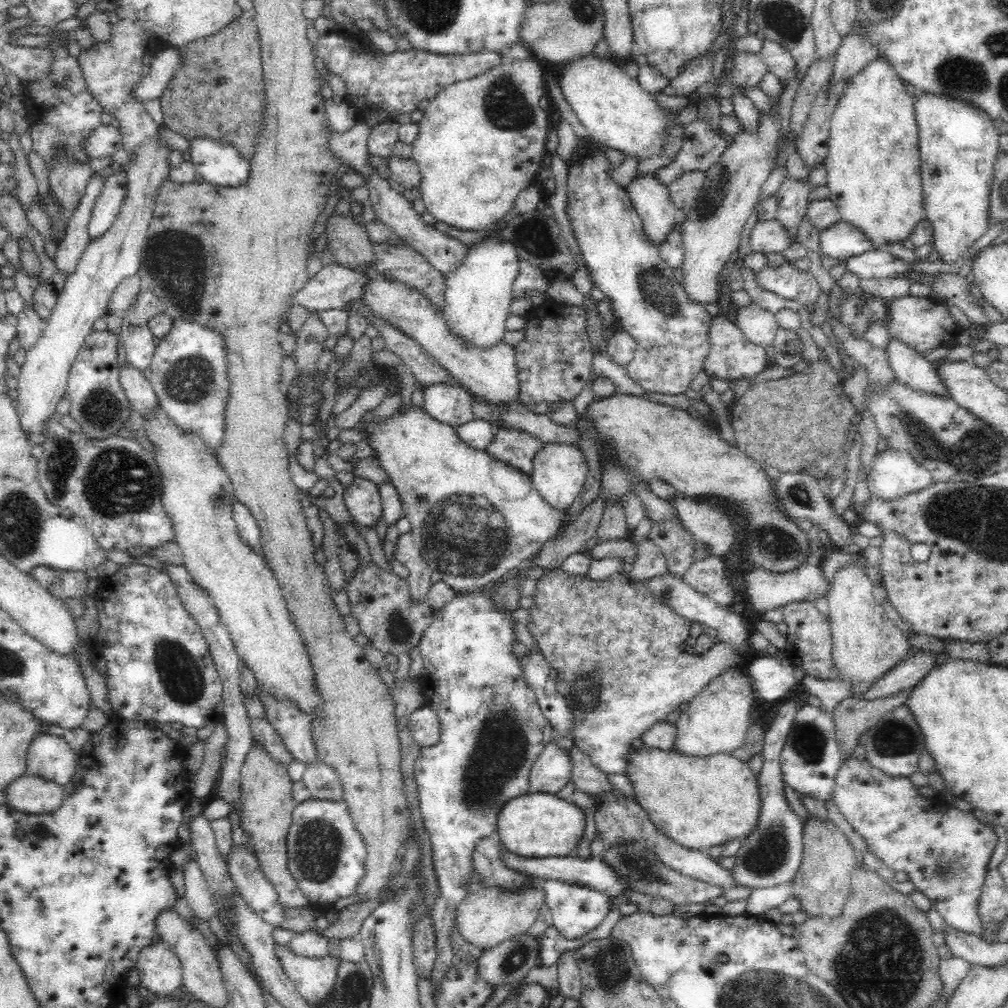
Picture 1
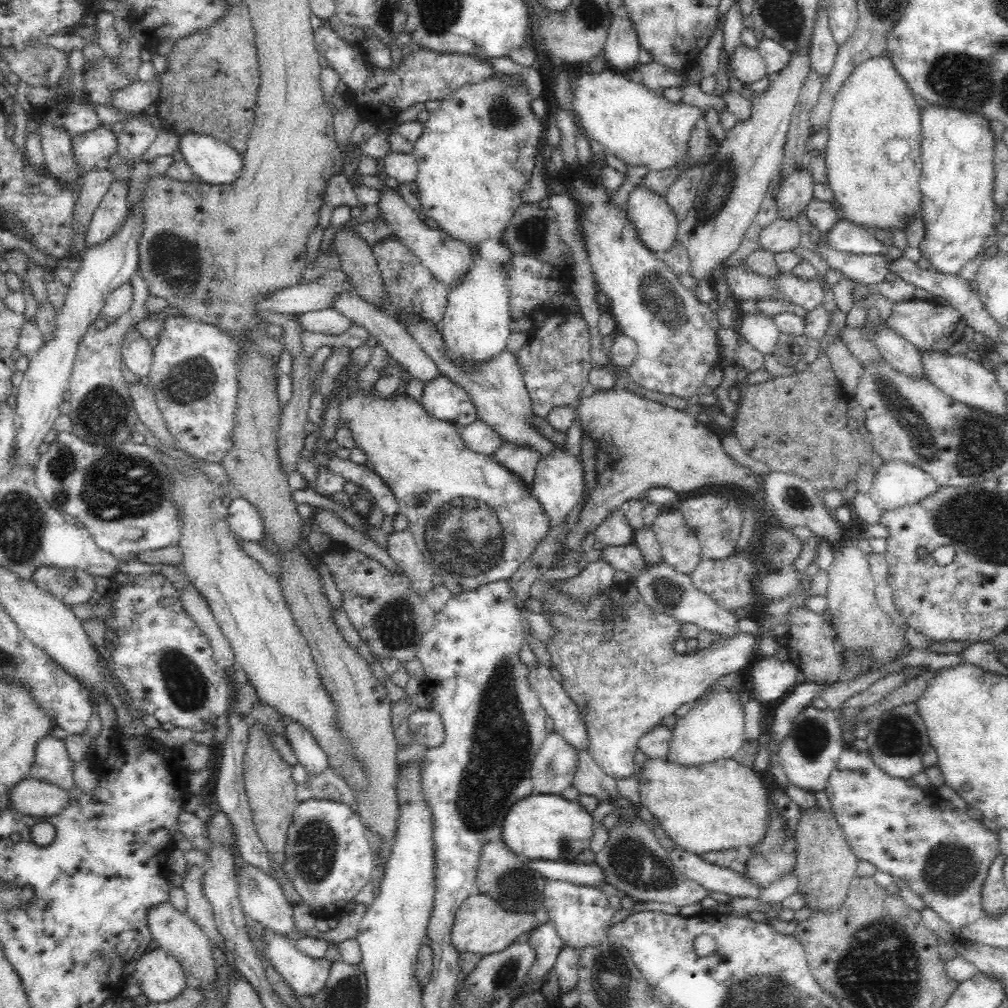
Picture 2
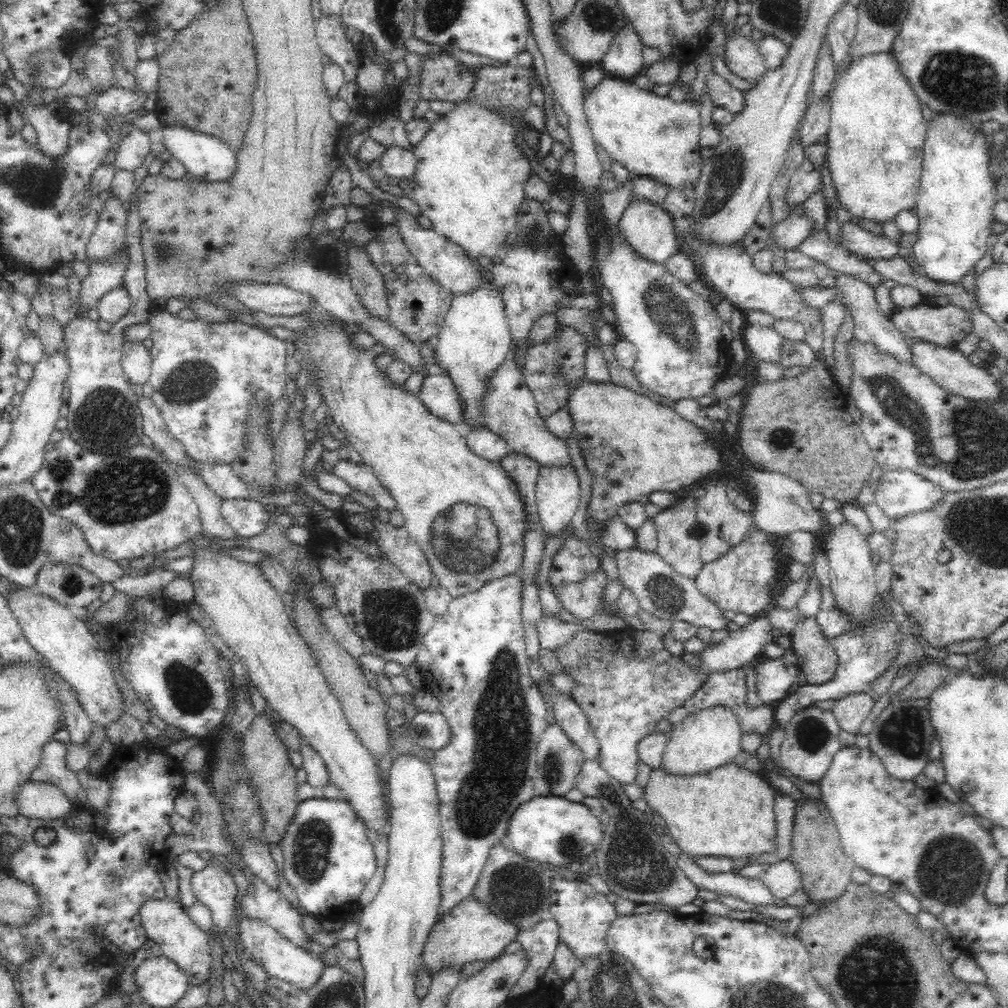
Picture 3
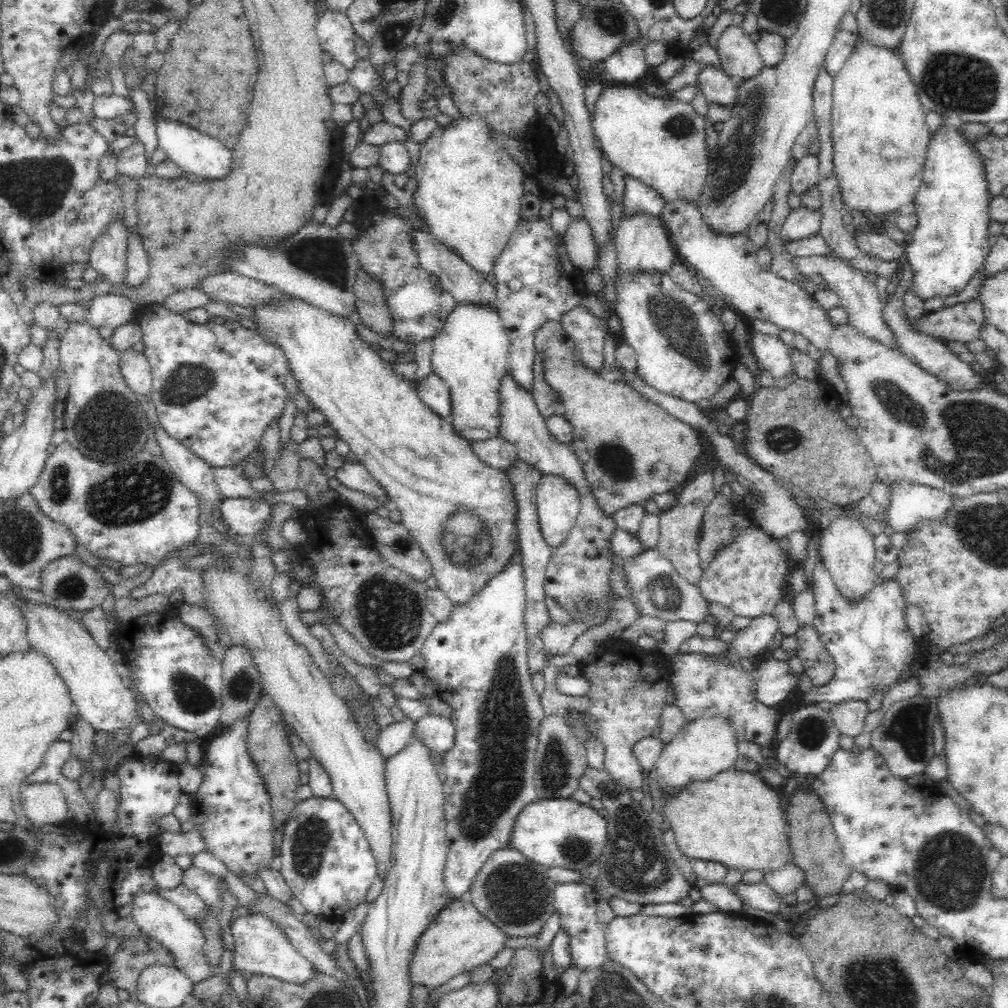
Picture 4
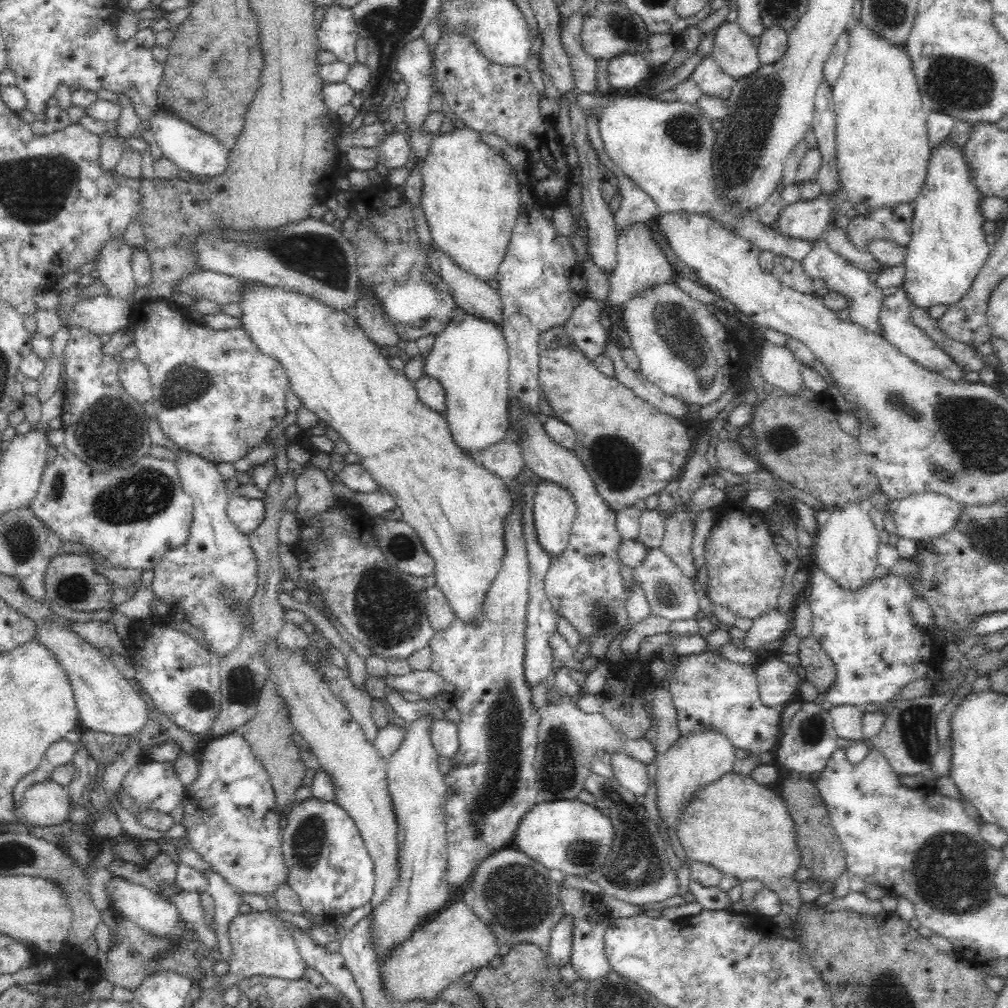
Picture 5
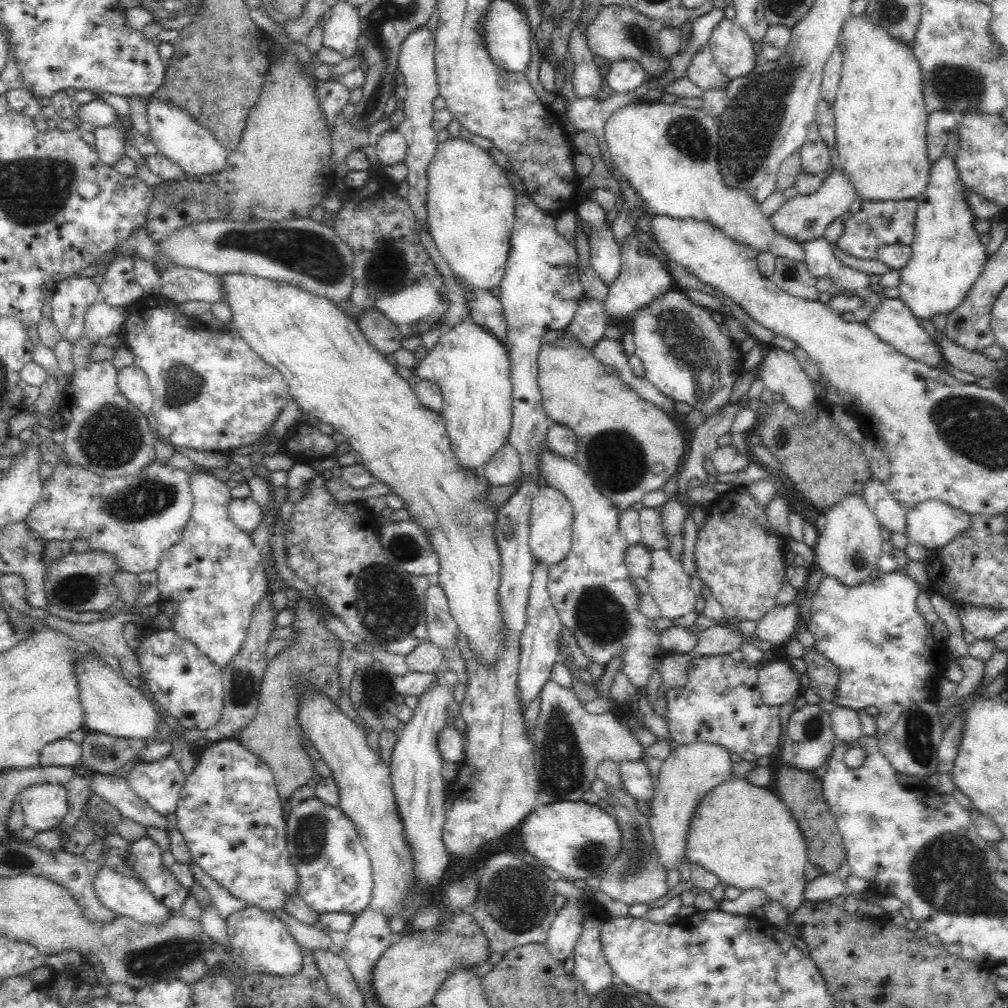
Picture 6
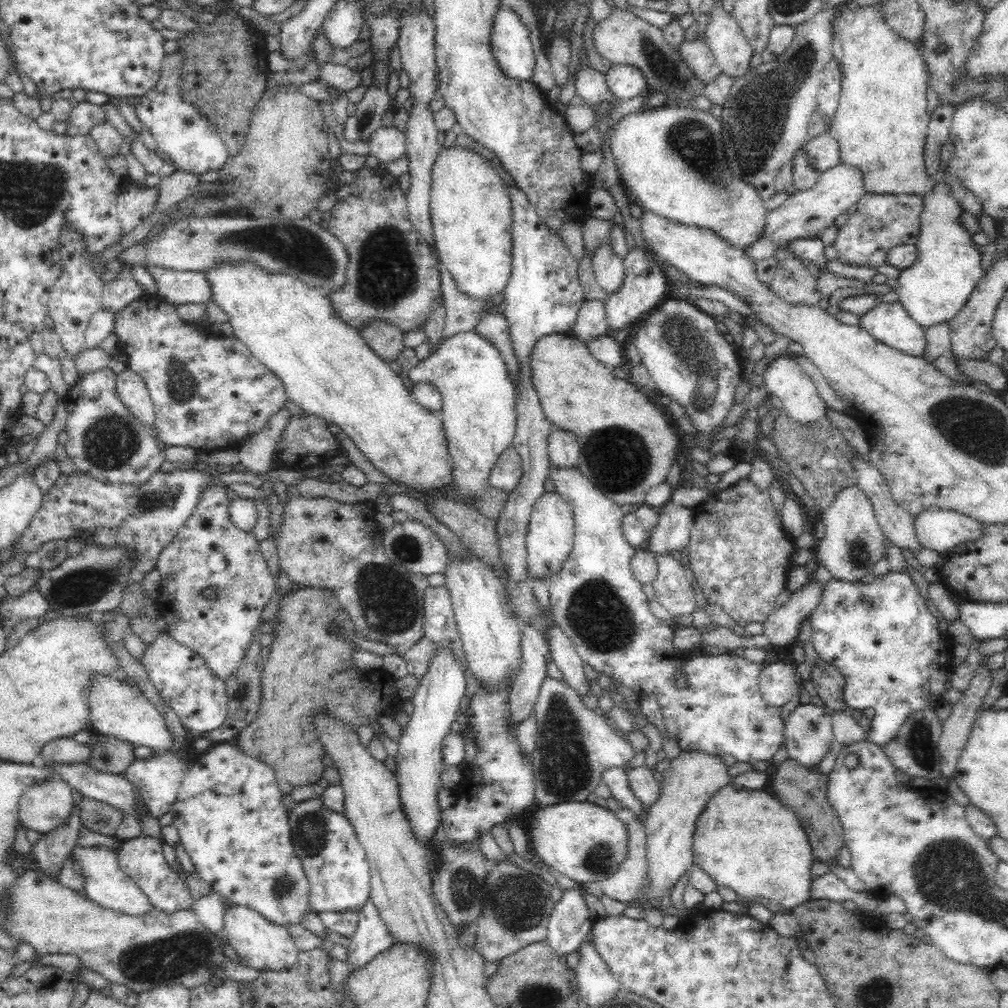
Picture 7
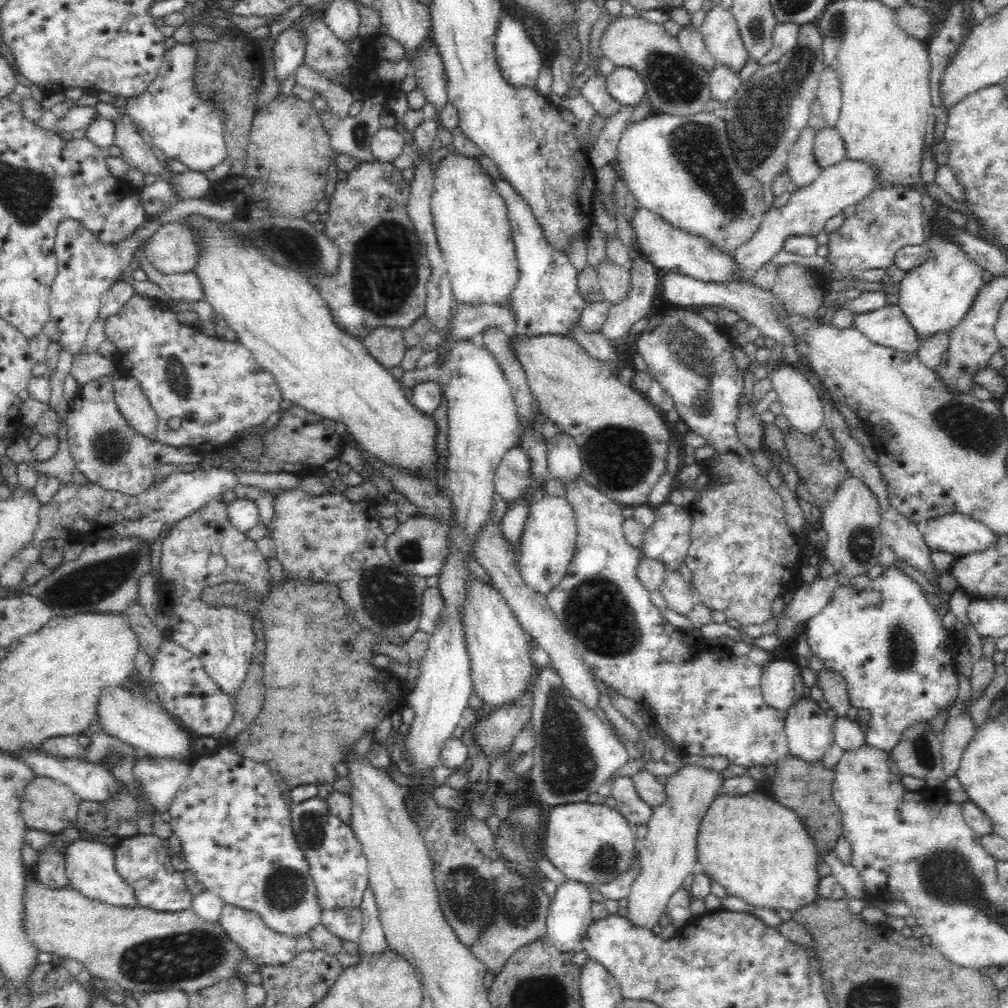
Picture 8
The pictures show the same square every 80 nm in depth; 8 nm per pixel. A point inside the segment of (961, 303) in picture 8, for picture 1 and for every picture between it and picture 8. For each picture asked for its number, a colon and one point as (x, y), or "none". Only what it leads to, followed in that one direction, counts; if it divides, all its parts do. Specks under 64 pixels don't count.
1: (958, 143)
2: (957, 208)
3: (955, 201)
4: (950, 240)
5: (948, 248)
6: (947, 257)
7: (933, 290)

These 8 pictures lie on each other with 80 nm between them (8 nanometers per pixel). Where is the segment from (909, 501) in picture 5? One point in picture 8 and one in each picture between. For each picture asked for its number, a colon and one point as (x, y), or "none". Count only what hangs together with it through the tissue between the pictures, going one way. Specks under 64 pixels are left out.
6: (933, 524)
7: (943, 531)
8: (958, 534)

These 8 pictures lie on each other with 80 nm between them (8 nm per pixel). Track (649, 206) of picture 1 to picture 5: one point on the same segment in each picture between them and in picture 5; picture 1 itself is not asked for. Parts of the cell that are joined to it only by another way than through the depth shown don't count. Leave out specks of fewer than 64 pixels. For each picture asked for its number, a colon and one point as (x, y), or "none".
2: (655, 224)
3: (647, 229)
4: (642, 243)
5: (640, 265)

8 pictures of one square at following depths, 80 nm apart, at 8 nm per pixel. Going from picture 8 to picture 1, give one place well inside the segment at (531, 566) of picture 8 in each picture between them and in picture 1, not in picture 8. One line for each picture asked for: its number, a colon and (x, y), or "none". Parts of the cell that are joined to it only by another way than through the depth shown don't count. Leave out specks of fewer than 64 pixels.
1: (559, 471)
2: (559, 484)
3: (558, 492)
4: (558, 505)
5: (554, 512)
6: (551, 520)
7: (549, 539)

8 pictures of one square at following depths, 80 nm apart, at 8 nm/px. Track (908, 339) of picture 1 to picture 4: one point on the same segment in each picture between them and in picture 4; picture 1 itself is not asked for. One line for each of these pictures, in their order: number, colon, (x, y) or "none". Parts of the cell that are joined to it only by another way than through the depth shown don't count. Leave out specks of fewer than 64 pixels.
2: (928, 326)
3: (947, 325)
4: (962, 322)

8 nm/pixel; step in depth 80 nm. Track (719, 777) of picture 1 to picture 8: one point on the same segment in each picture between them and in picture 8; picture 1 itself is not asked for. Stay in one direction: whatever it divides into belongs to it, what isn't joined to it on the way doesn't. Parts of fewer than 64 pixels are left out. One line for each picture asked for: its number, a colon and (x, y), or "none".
2: (722, 805)
3: (729, 812)
4: (736, 819)
5: (742, 828)
6: (744, 834)
7: (746, 840)
8: (757, 849)

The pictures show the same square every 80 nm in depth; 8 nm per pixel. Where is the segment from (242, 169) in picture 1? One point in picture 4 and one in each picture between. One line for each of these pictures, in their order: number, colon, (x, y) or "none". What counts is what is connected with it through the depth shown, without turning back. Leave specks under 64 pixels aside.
2: (213, 161)
3: (205, 157)
4: (193, 151)

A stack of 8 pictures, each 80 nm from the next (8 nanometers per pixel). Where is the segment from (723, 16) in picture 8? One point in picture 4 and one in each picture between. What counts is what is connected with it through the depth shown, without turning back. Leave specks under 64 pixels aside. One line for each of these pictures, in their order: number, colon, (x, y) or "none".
4: (739, 57)
5: (734, 52)
6: (732, 49)
7: (722, 35)

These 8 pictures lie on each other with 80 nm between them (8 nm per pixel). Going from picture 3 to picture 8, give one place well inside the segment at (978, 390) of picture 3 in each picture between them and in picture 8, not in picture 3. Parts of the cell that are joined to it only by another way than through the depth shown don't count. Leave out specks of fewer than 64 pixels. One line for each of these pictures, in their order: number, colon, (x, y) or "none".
4: (930, 354)
5: (895, 323)
6: (891, 321)
7: (889, 323)
8: (888, 326)

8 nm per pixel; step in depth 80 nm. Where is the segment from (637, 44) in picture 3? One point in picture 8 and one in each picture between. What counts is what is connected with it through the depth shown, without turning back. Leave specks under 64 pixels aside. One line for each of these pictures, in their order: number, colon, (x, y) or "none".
4: (626, 66)
5: (626, 71)
6: (624, 76)
7: (626, 82)
8: (625, 85)

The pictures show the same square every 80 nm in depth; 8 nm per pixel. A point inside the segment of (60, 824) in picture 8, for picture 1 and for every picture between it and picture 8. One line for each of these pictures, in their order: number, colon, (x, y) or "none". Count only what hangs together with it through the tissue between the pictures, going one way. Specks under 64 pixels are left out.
1: (32, 795)
2: (35, 798)
3: (37, 800)
4: (44, 803)
5: (44, 804)
6: (43, 805)
7: (45, 805)

